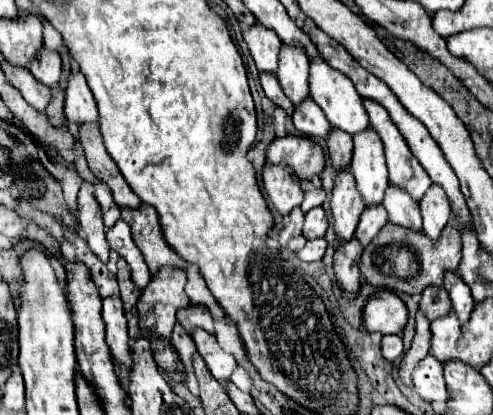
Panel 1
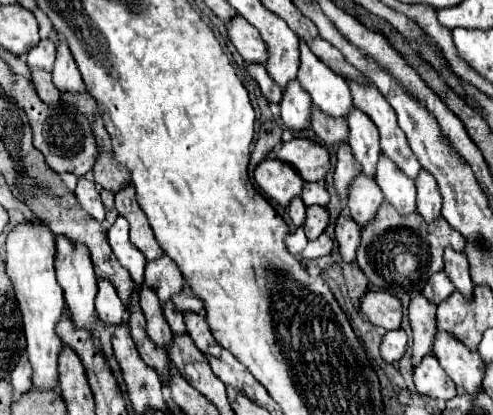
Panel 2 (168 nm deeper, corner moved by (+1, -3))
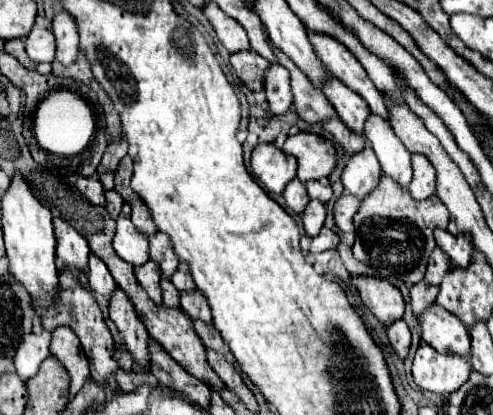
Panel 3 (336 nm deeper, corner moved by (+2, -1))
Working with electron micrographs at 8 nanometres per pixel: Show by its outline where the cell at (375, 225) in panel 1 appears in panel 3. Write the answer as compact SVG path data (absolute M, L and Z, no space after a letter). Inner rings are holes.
M366 147L364 151L348 157L348 163L342 171L344 191L362 201L370 191L376 189L380 175L382 175L382 171L380 171L380 163L378 163L374 151L370 147Z

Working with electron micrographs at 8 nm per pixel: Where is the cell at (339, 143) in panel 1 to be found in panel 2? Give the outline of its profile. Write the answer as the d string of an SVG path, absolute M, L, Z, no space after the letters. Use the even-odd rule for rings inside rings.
M317 107L311 109L311 129L323 143L331 147L337 147L339 143L347 141L347 135L349 135L347 121L343 117L331 117Z

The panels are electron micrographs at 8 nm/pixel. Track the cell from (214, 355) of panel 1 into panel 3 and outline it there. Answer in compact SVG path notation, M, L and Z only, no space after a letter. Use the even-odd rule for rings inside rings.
M196 289L196 291L190 291L190 293L180 293L180 307L186 315L190 315L192 321L200 319L208 325L212 325L212 311L206 303L206 299L202 297L202 293Z

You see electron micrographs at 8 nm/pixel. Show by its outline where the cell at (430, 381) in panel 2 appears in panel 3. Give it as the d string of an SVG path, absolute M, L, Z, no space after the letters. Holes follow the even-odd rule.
M430 345L418 347L412 365L414 383L432 393L450 395L466 383L470 375L470 363L458 355L442 355Z

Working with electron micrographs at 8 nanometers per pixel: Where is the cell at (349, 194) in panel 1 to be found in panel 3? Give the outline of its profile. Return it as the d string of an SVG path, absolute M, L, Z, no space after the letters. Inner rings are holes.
M328 119L328 123L322 123L322 125L326 131L334 135L334 139L338 141L338 145L346 155L356 155L358 151L364 149L364 139L352 133L340 119Z

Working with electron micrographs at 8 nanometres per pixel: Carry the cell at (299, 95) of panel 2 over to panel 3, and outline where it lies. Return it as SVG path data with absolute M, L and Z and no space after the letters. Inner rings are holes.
M270 65L264 77L264 91L274 115L282 115L292 107L292 87L288 71L282 65Z

